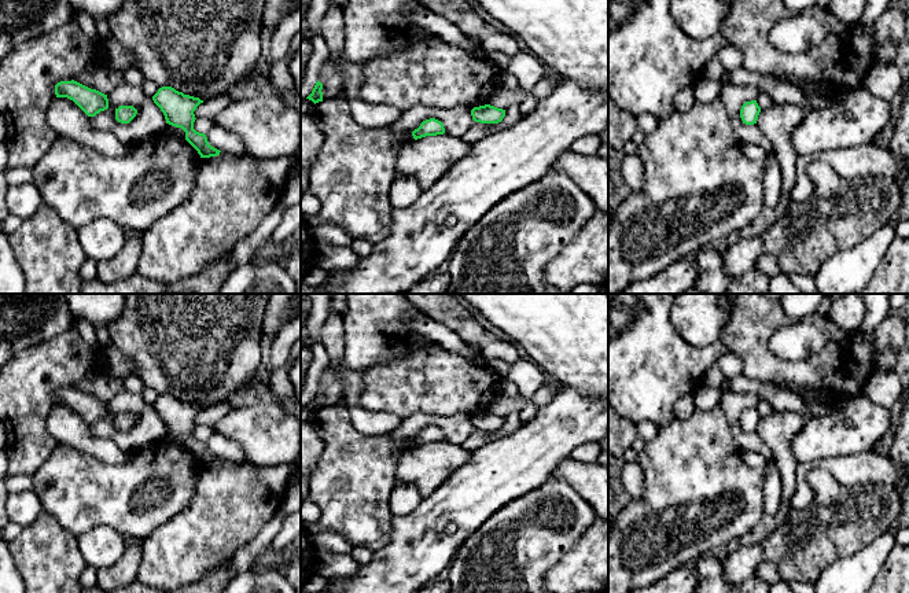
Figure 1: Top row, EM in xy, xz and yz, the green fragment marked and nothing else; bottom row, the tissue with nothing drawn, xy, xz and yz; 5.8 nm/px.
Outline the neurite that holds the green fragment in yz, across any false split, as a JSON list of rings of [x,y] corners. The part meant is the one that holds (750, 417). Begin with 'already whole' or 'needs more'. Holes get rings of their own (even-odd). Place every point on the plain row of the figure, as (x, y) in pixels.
already whole | [[[757,408],[746,409],[740,417],[740,426],[746,432],[757,431],[758,423],[761,420],[761,415]]]

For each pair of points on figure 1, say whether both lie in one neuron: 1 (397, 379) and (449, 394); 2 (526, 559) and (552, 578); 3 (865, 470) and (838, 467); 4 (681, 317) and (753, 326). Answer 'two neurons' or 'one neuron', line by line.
1: one neuron
2: two neurons
3: one neuron
4: two neurons

